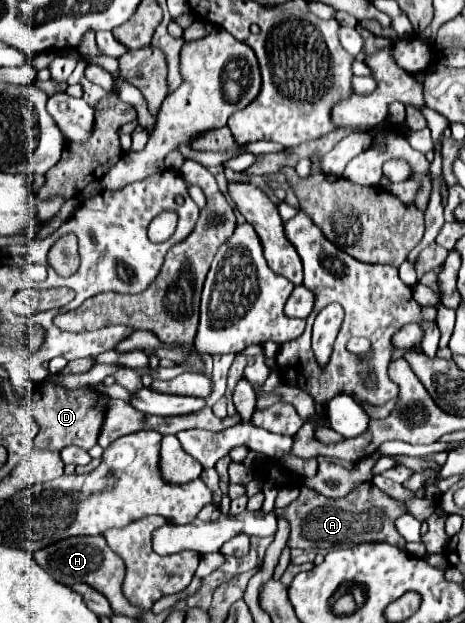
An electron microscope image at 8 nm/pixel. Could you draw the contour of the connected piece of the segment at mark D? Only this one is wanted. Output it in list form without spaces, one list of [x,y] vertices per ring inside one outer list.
[[[42,380],[30,398],[32,414],[40,426],[40,432],[34,444],[38,448],[48,448],[56,452],[60,452],[70,444],[90,450],[98,442],[102,424],[106,420],[106,406],[102,404],[102,398],[110,398],[110,396],[98,392],[94,386],[82,386],[82,388],[70,390],[52,380]]]

